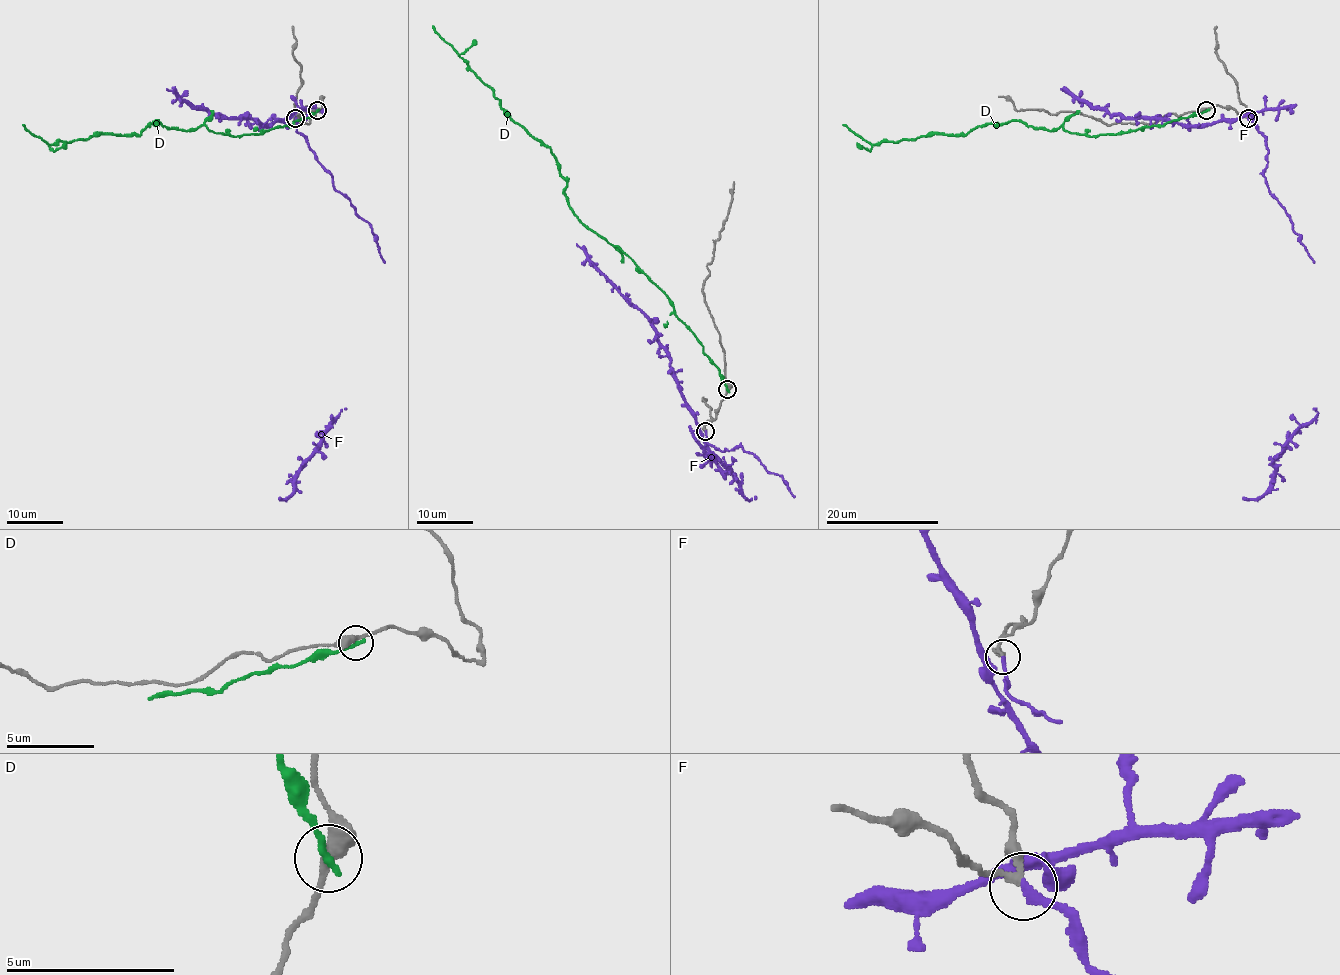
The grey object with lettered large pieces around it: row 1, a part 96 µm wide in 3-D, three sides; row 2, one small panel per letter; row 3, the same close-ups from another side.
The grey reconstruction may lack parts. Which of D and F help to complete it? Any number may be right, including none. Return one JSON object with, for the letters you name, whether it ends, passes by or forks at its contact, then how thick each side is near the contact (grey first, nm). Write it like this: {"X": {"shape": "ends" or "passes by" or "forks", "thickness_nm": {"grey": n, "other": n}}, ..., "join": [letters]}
{"F": {"shape": "passes by", "thickness_nm": {"grey": 200, "other": 180}}, "join": ["F"]}

